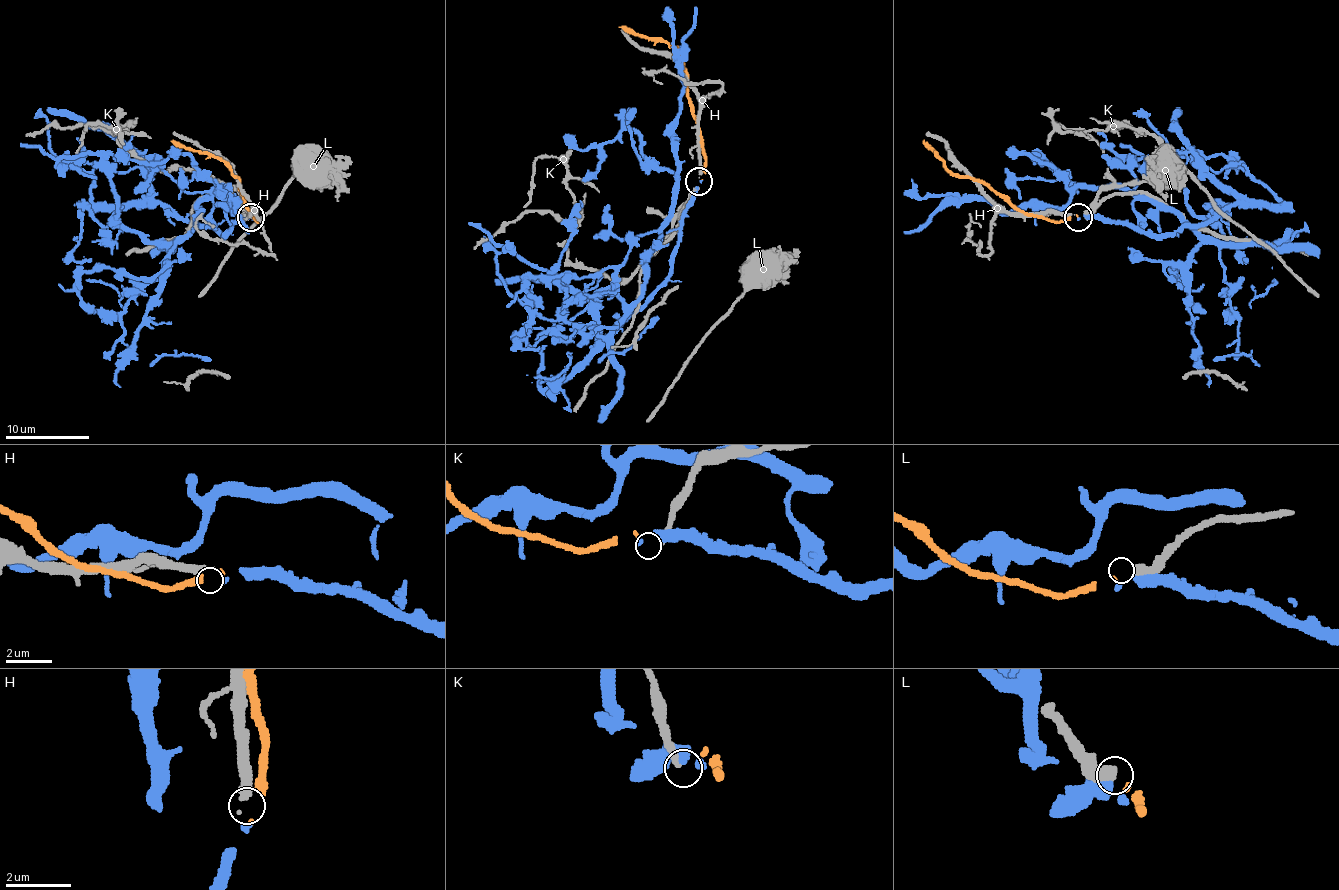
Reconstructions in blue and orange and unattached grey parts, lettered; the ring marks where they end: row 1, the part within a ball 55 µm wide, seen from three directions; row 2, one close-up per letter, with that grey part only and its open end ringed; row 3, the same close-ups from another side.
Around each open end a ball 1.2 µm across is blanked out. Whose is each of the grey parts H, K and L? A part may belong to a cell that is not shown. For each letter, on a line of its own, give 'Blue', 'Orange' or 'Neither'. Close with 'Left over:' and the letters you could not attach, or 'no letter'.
H: Blue
K: Neither
L: Orange
Left over: K

